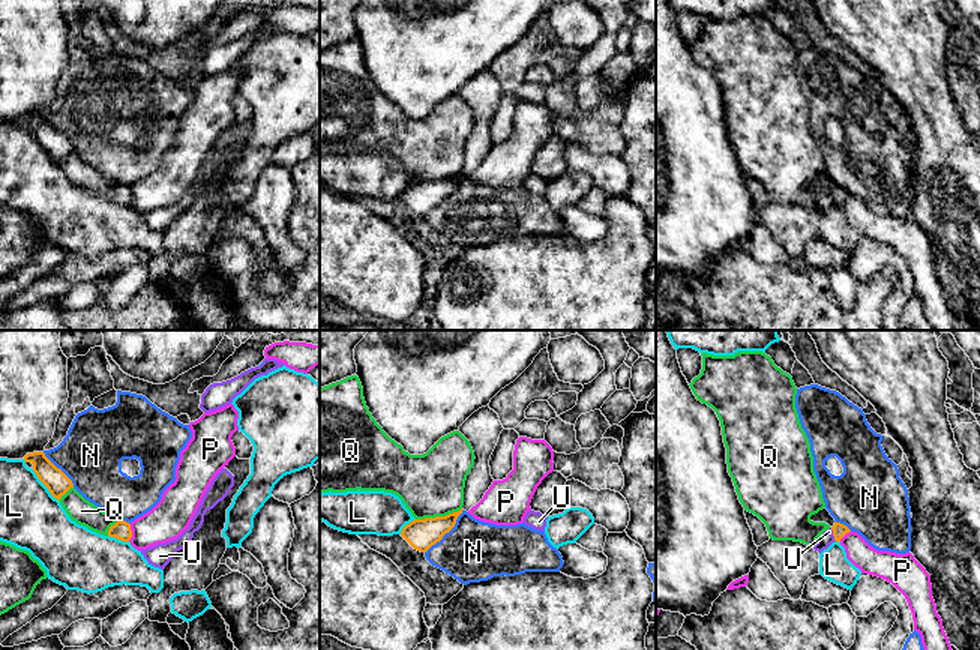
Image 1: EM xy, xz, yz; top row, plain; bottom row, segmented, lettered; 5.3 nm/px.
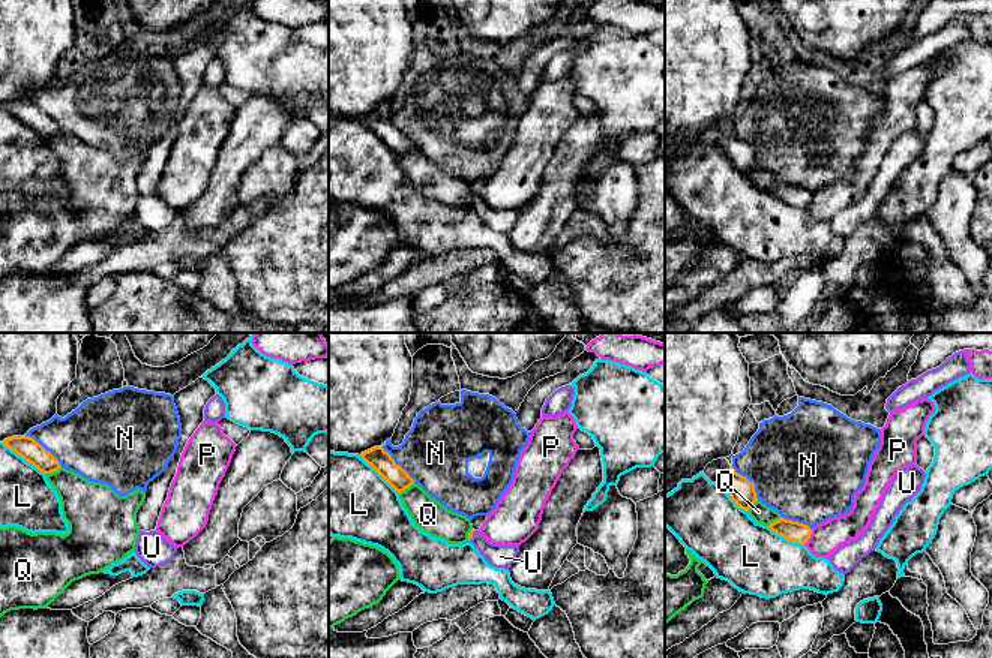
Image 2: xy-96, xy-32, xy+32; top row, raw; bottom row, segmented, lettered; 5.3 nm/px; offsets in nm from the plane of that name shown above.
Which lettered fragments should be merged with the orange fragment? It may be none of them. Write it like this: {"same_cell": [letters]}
{"same_cell": []}

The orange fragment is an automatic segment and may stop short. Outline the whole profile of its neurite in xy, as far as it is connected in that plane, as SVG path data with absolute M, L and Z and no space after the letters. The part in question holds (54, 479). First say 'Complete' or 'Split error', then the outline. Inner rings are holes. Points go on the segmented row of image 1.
Complete. M33 452L24 456L26 462L33 464L33 471L39 480L48 488L51 495L60 501L60 498L74 488L72 480L57 468L44 452Z

